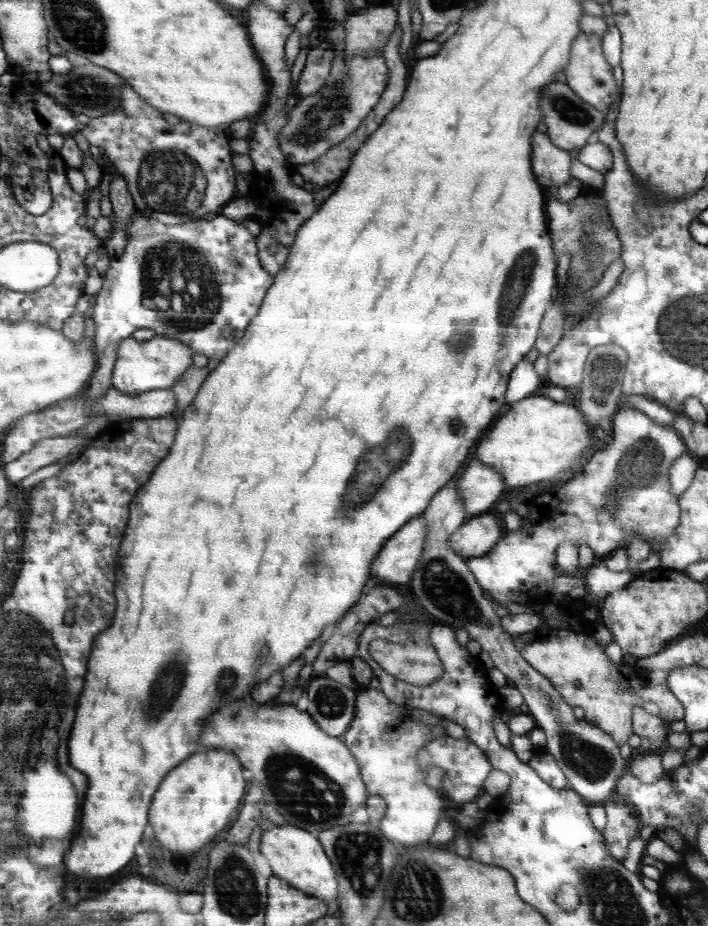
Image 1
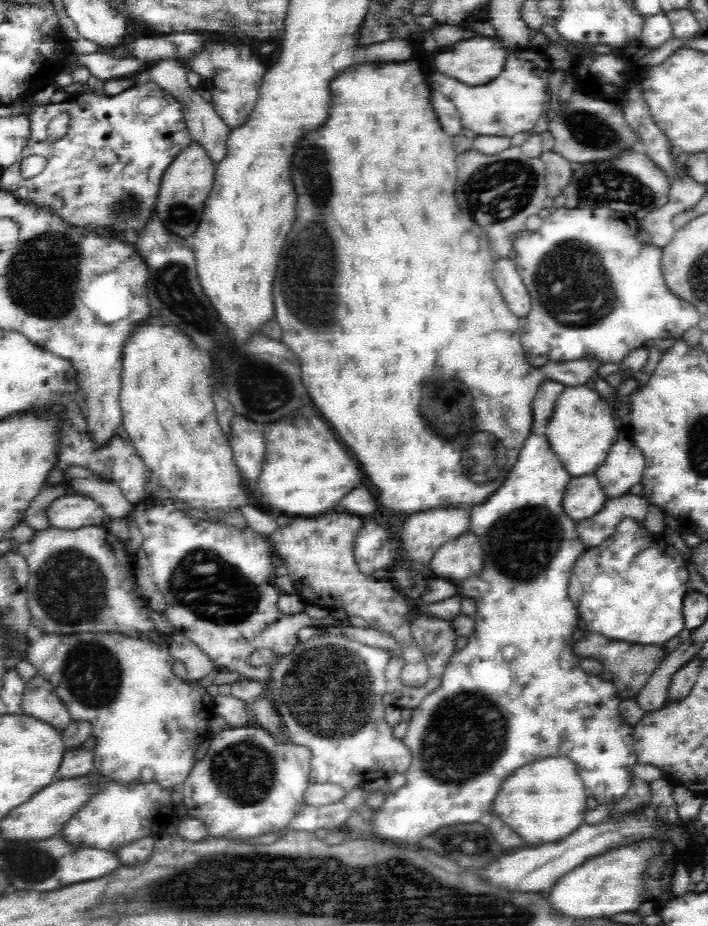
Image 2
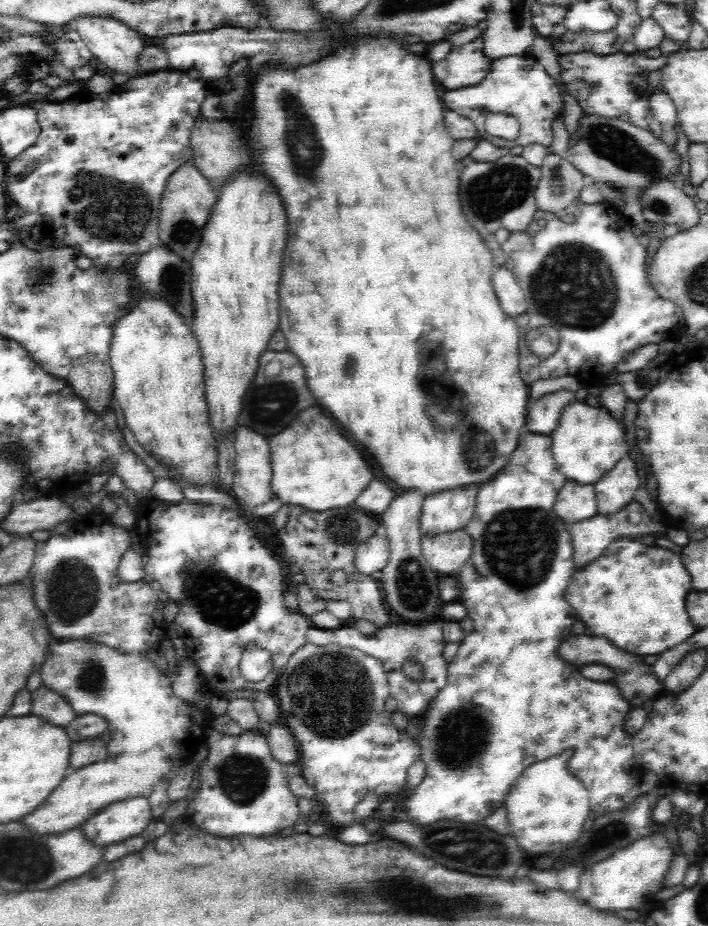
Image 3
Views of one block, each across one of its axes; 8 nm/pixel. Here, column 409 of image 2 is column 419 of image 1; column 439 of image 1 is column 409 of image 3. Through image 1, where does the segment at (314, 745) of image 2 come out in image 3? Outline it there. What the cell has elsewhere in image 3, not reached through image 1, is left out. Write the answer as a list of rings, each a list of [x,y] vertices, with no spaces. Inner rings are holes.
[[[306,643],[302,648],[299,648],[289,658],[289,661],[284,667],[282,676],[278,678],[278,684],[275,685],[272,693],[275,698],[278,698],[278,706],[280,711],[280,722],[290,729],[292,736],[295,738],[297,748],[299,749],[299,761],[302,768],[301,774],[306,779],[306,782],[316,789],[316,802],[322,802],[326,809],[327,820],[332,823],[332,830],[341,829],[350,826],[354,820],[354,807],[364,798],[365,794],[373,791],[381,800],[386,803],[392,803],[400,792],[407,790],[406,771],[416,760],[419,760],[421,752],[419,744],[416,740],[408,737],[406,732],[399,730],[392,723],[391,712],[386,710],[386,698],[389,694],[389,681],[387,680],[387,672],[384,671],[383,664],[379,659],[366,655],[364,652],[348,647],[342,647],[338,643],[328,643],[320,646],[312,643]]]

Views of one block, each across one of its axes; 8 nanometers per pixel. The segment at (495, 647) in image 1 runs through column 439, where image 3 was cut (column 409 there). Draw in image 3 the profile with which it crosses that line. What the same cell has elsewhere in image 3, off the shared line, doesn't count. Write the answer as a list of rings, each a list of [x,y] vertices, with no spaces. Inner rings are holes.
[[[404,492],[390,503],[390,506],[377,519],[382,533],[389,540],[390,554],[382,570],[380,581],[384,602],[408,624],[428,620],[440,614],[438,576],[424,559],[421,548],[420,515],[425,495],[421,492]]]

